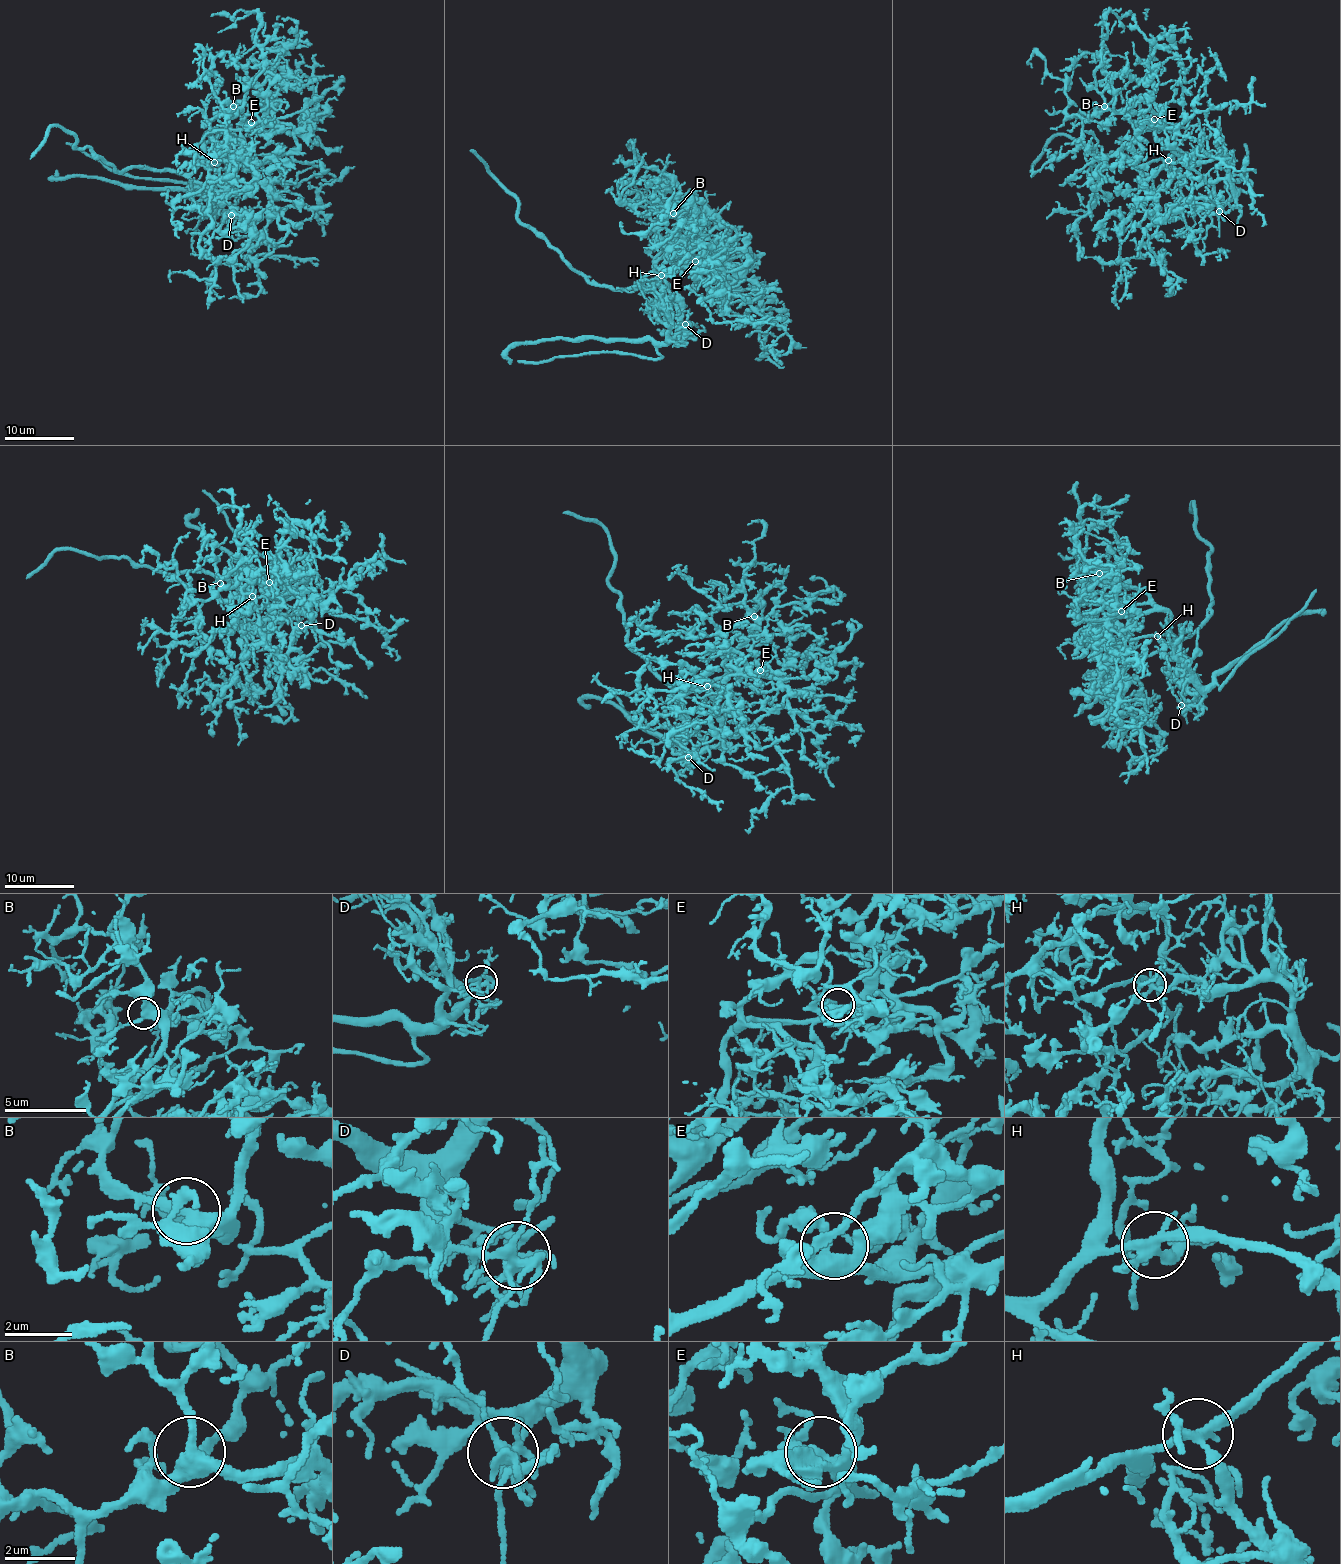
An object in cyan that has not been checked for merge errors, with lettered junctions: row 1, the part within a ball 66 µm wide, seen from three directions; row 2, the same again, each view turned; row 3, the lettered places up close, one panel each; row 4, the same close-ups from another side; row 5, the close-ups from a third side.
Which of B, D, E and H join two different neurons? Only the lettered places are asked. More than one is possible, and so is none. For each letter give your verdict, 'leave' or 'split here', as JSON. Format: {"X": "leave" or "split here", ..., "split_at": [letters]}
{"B": "leave", "D": "leave", "E": "leave", "H": "split here", "split_at": ["H"]}

